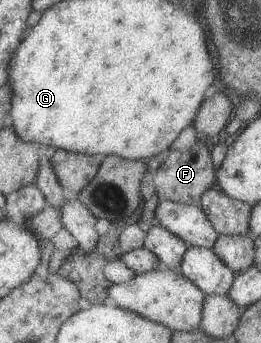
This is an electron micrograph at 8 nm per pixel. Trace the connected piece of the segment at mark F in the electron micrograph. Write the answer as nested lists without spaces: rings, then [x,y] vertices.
[[[197,140],[187,150],[178,152],[177,150],[171,150],[169,155],[155,171],[155,176],[149,180],[149,184],[155,189],[155,194],[162,199],[173,200],[173,202],[179,202],[186,205],[197,204],[199,197],[211,186],[215,185],[215,166],[212,163],[210,157],[210,145]]]

